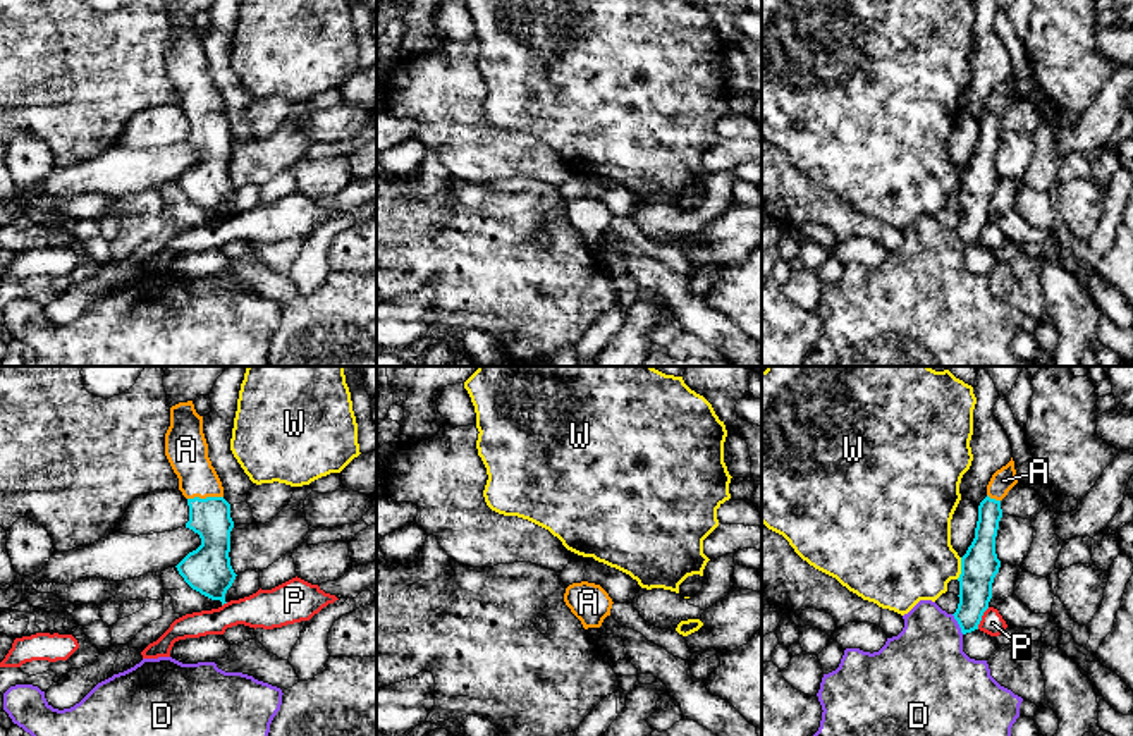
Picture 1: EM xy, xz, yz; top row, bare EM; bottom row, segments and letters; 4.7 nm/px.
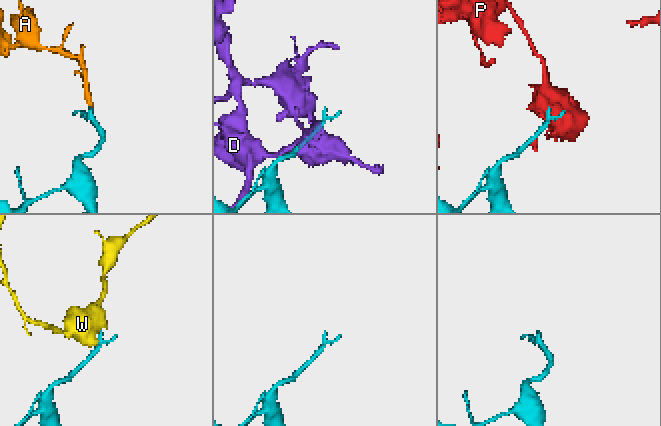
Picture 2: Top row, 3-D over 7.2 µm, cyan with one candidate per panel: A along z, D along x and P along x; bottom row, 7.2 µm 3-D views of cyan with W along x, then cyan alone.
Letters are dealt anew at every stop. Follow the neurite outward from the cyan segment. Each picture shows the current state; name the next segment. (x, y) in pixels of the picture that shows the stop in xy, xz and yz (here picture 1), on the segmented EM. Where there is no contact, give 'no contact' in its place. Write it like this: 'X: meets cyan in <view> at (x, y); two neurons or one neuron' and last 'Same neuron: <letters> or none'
A: meets cyan in xy at (207, 497); one neuron
D: meets cyan in yz at (958, 623); two neurons
P: meets cyan in yz at (980, 618); two neurons
W: meets cyan in yz at (961, 568); two neurons
Same neuron: A

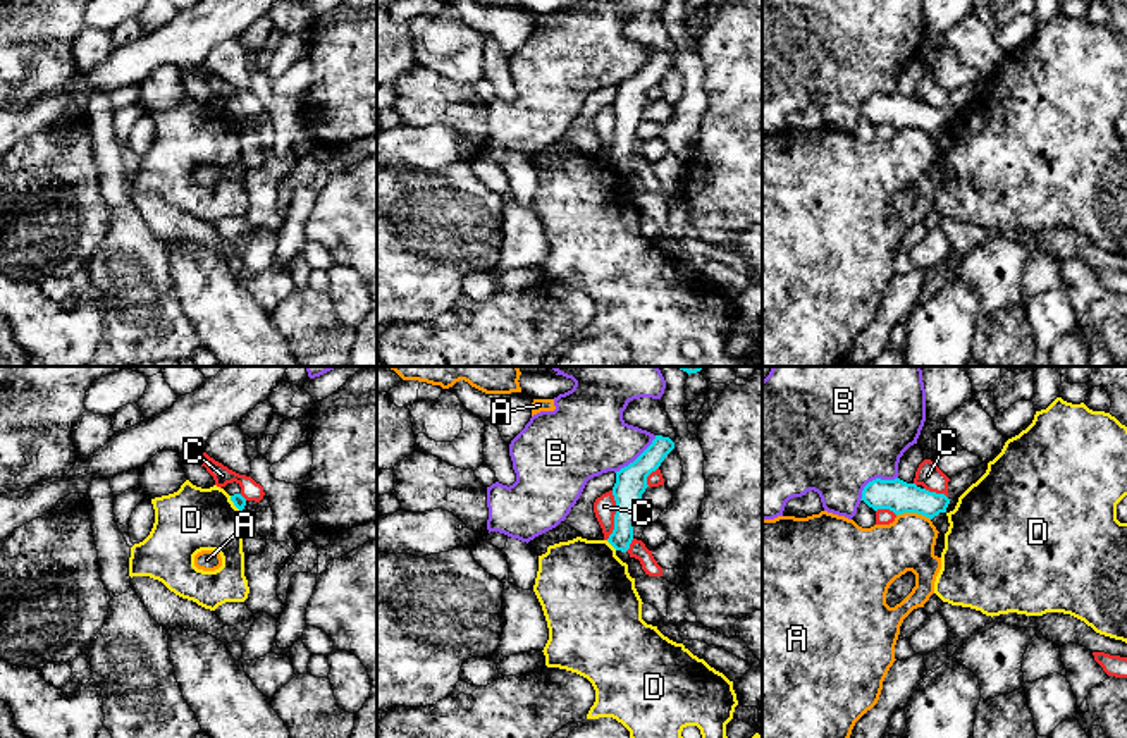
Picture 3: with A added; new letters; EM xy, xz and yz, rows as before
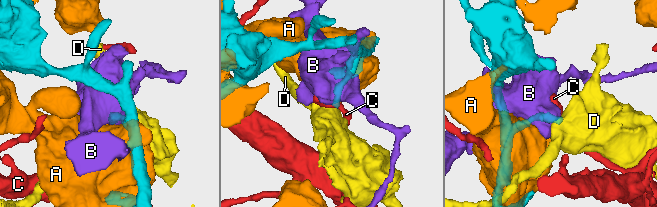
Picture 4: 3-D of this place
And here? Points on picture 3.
A: meets cyan in yz at (914, 511); two neurons
B: meets cyan in yz at (876, 479); two neurons
C: meets cyan in xz at (615, 515); two neurons
D: meets cyan in xy at (234, 504); two neurons
Same neuron: none

